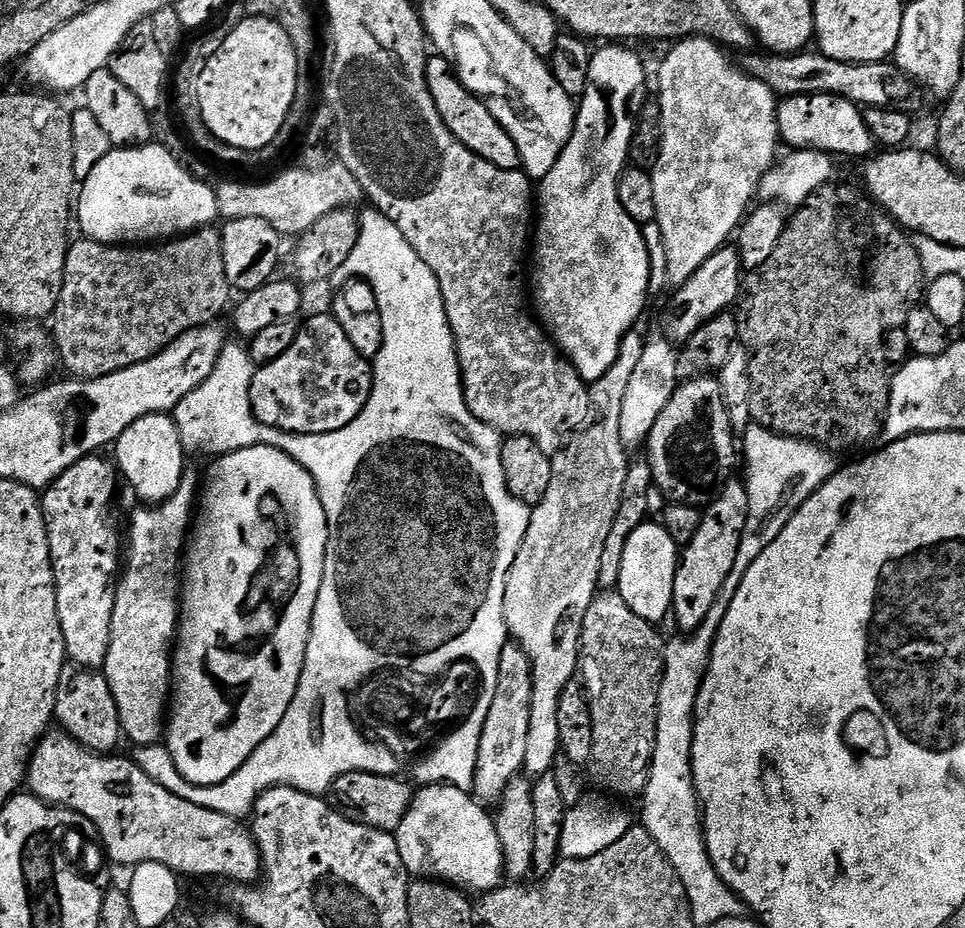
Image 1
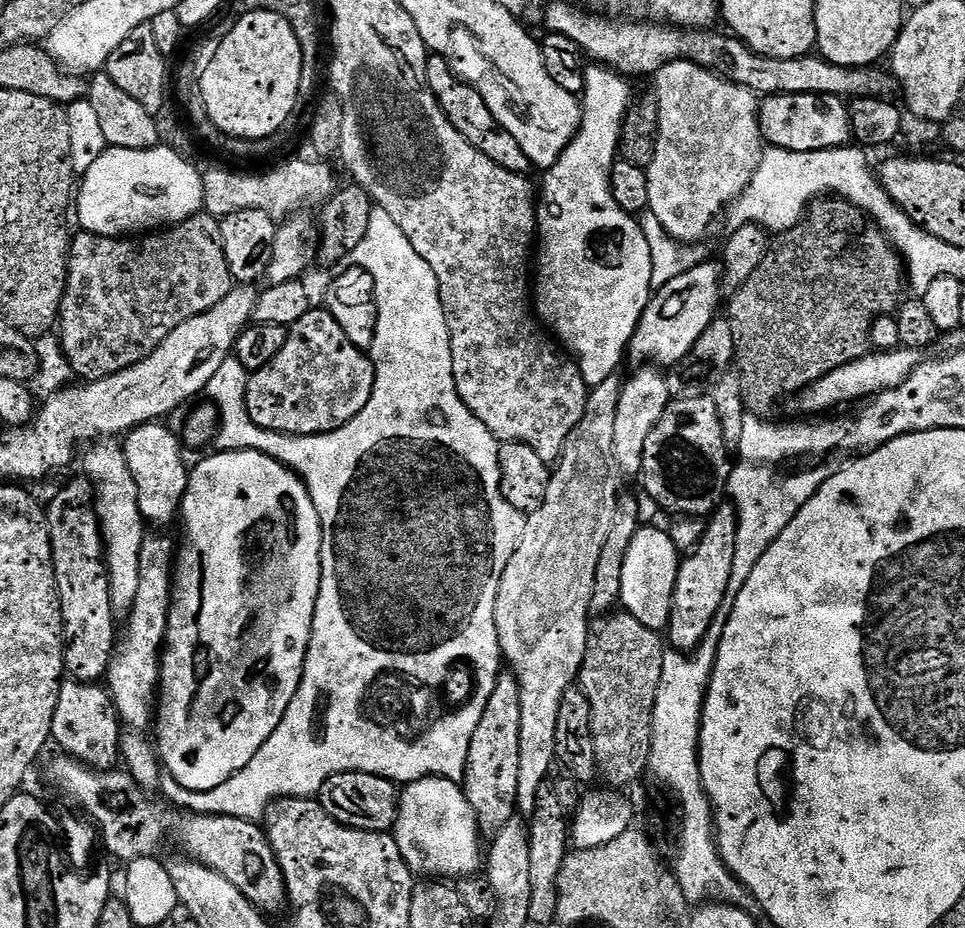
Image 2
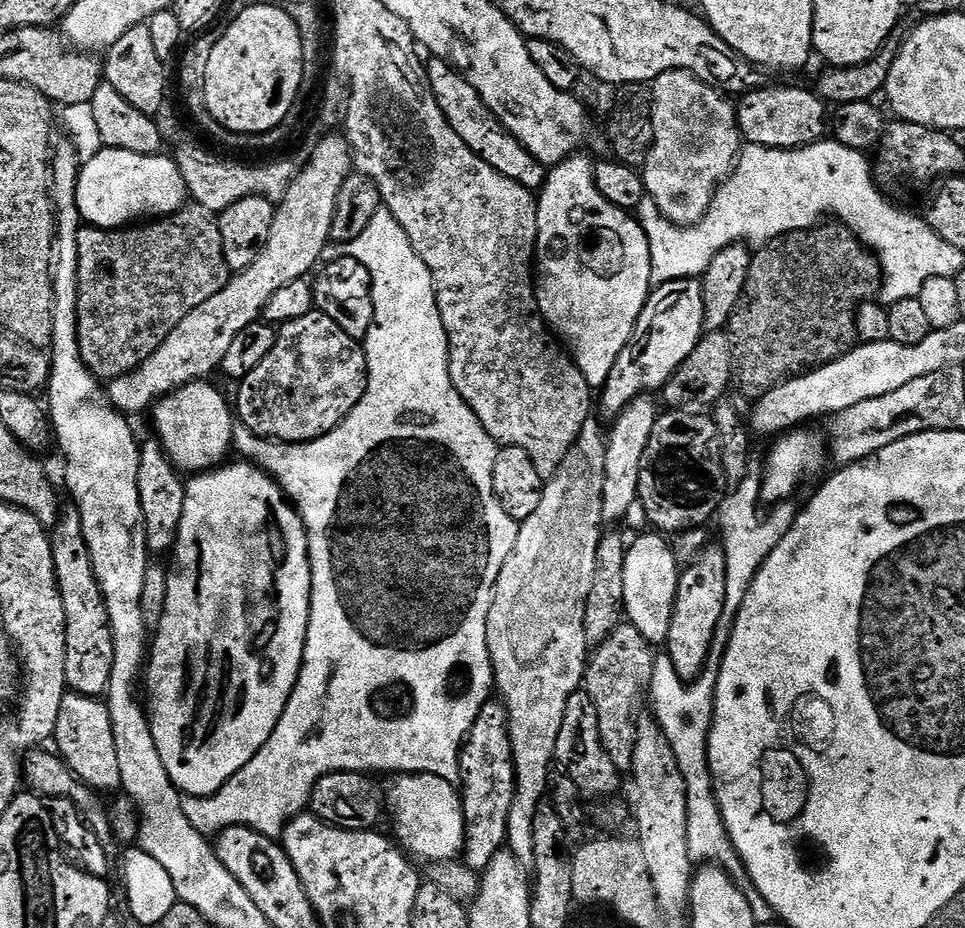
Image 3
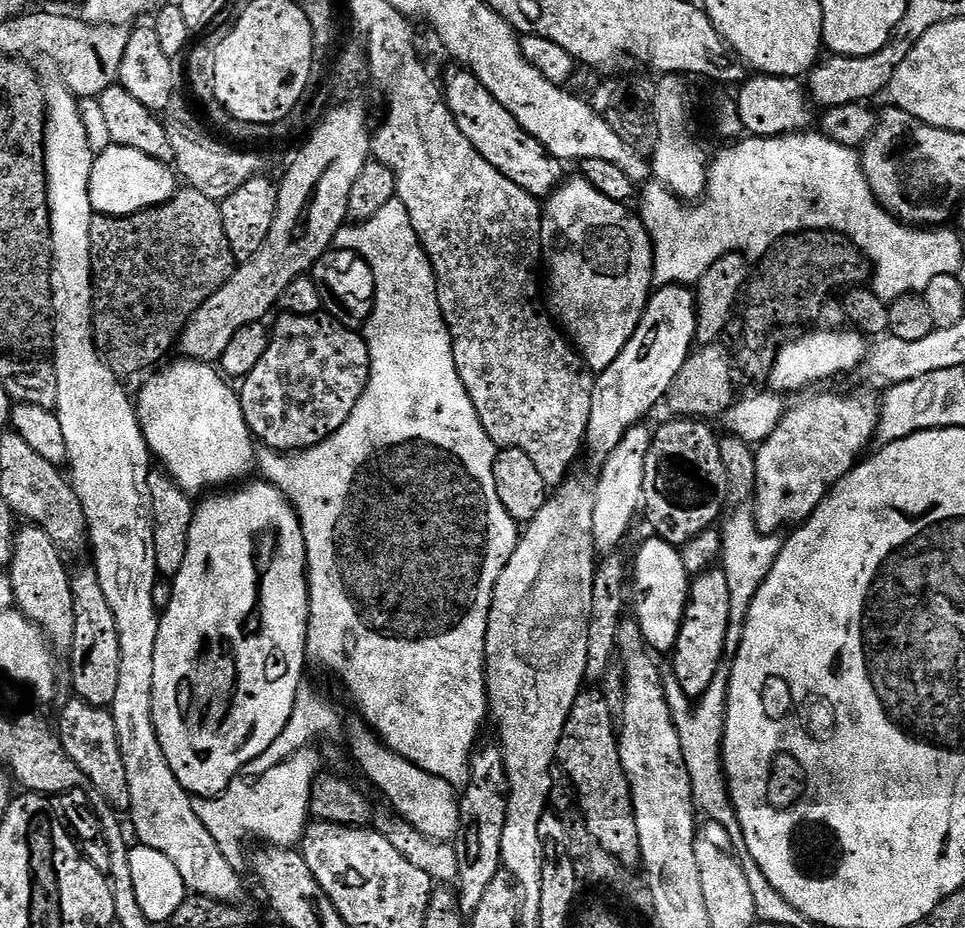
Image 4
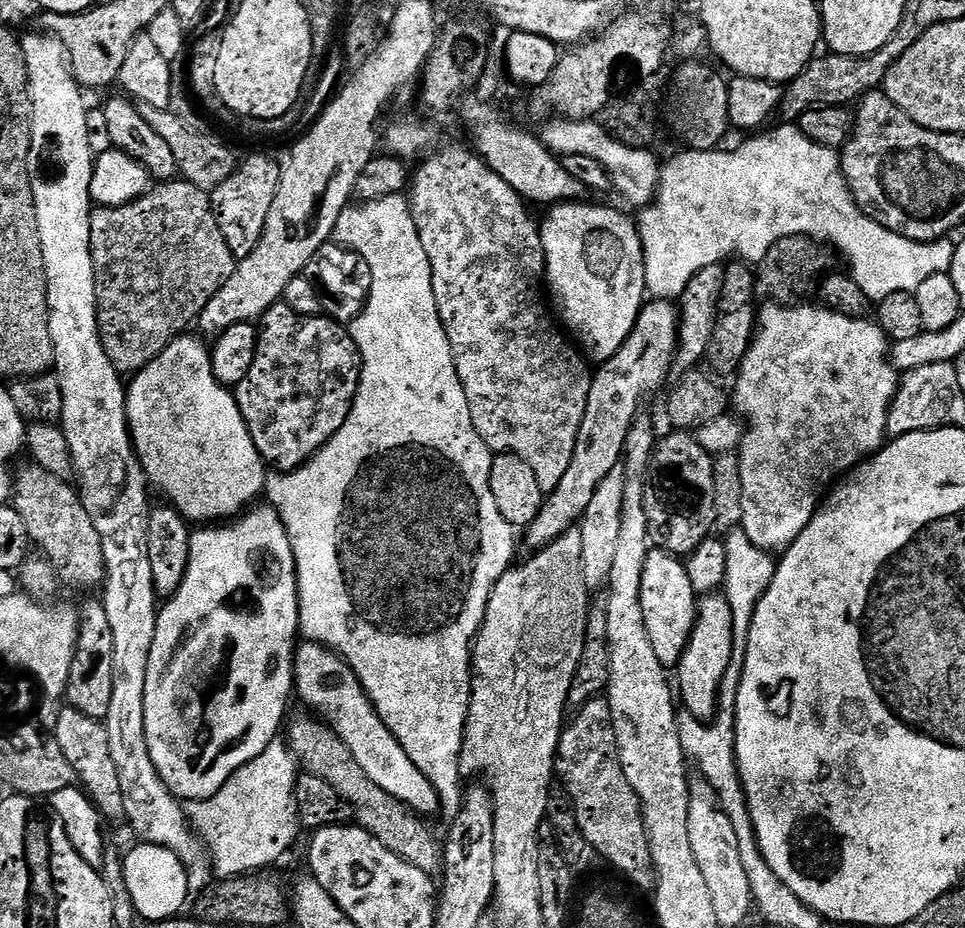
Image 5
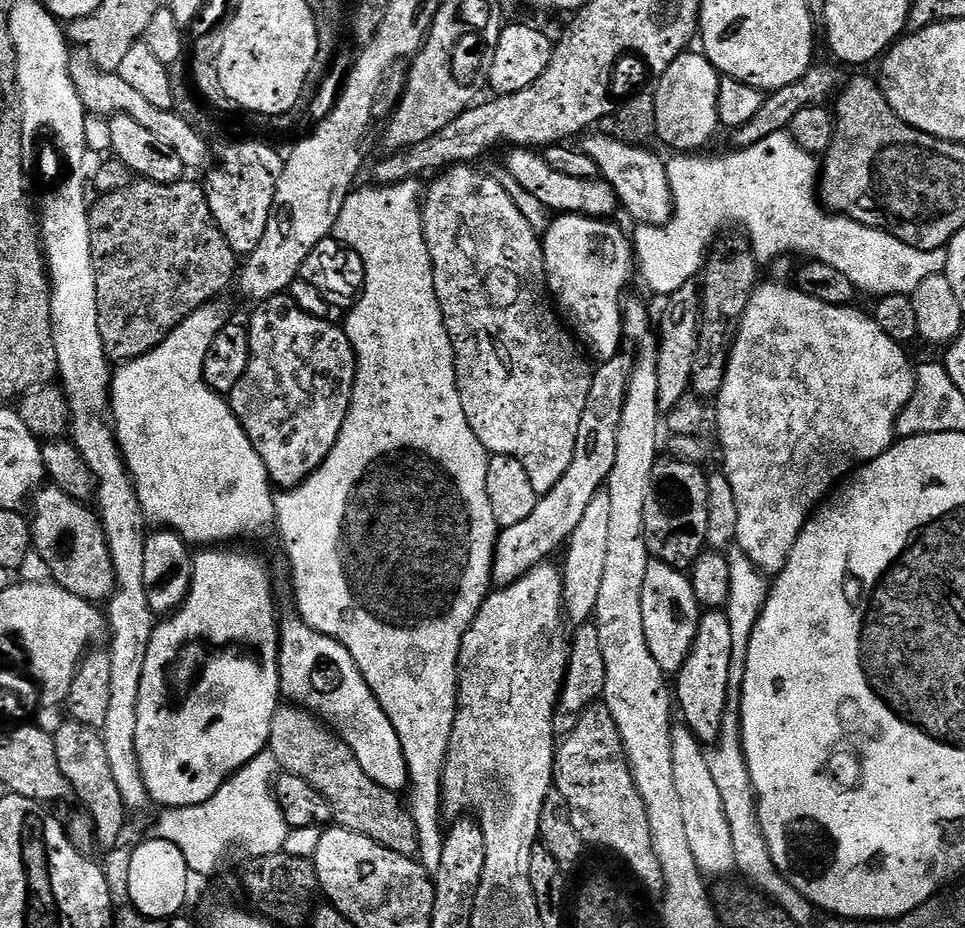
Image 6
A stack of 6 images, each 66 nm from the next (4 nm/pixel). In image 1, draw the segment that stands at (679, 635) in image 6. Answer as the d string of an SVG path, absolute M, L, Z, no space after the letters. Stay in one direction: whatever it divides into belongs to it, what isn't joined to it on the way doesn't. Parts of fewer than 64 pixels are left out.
M660 522L640 524L630 534L623 551L618 593L640 618L655 626L659 620L667 621L672 610L677 559L678 546Z

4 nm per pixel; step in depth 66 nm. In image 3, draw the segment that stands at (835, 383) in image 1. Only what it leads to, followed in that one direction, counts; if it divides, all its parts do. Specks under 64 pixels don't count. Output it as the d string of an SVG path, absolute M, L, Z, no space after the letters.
M836 222L828 223L811 230L793 232L779 243L769 243L752 257L744 293L726 331L732 339L735 379L753 388L756 394L763 394L789 377L844 355L858 340L858 306L875 301L880 295L884 272L880 268L879 257L860 242L852 229Z

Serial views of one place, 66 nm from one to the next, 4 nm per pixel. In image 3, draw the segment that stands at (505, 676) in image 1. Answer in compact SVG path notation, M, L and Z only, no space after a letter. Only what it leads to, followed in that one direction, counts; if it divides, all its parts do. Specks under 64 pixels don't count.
M496 698L481 703L478 709L478 718L474 718L472 729L460 750L458 791L464 804L462 859L473 871L483 873L508 839L510 810L516 801L516 759L508 733L508 709Z

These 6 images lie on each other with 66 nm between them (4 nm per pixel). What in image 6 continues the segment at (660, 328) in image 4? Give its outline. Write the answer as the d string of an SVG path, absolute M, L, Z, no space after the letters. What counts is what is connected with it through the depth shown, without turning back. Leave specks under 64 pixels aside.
M618 354L603 361L593 371L590 398L586 398L586 410L582 410L582 423L578 426L574 462L570 470L558 478L551 490L543 493L534 506L534 514L503 529L498 536L498 551L494 561L492 584L496 588L505 588L530 570L545 563L556 551L567 545L568 539L578 530L578 522L586 515L586 506L601 495L608 475L614 470L614 460L618 454L618 426L622 422L622 410L626 402L626 390L634 371L631 355Z

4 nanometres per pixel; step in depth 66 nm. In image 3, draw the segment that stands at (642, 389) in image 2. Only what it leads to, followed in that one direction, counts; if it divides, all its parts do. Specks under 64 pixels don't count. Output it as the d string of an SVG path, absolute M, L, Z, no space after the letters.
M651 395L640 396L620 412L611 421L607 433L608 449L606 450L606 486L604 487L605 521L620 520L637 503L640 495L640 471L642 458L646 454L646 442L650 442L650 434L654 434L654 426L658 419L656 404Z

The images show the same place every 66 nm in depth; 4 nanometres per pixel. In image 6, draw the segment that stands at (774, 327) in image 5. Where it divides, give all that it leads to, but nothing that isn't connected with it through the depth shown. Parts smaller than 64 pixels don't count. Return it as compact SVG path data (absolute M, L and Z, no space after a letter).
M757 283L750 302L740 319L740 329L732 342L732 351L728 353L726 374L719 392L714 397L716 422L715 435L720 435L720 448L724 451L722 471L728 477L730 486L734 486L734 499L738 501L738 534L736 544L739 551L748 556L754 566L765 574L778 574L794 550L800 532L813 519L822 501L847 477L856 471L861 464L869 464L881 456L887 448L892 447L897 439L896 420L910 402L916 389L916 368L908 361L903 352L901 341L890 338L882 326L878 326L875 315L859 312L856 306L822 302L810 294L800 291L799 287L787 288L784 284Z

